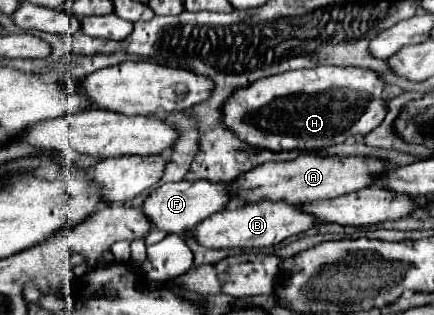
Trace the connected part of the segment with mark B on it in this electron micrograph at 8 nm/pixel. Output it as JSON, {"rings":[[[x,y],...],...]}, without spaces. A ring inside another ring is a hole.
{"rings":[[[260,201],[246,207],[232,207],[224,209],[220,213],[214,213],[206,221],[202,221],[198,227],[190,231],[192,239],[200,243],[202,247],[210,249],[262,249],[278,245],[280,241],[300,235],[308,231],[314,225],[314,217],[308,213],[298,211],[298,207],[288,205],[284,201]]]}

